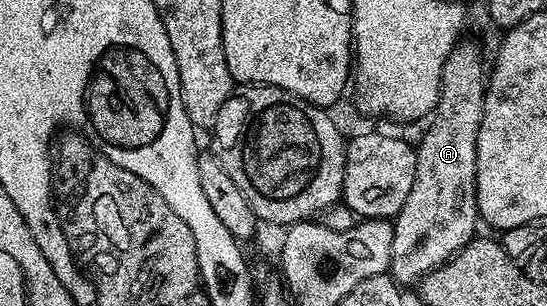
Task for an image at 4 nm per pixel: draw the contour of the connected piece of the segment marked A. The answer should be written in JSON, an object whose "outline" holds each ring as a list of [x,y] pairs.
{"outline":[[[460,42],[443,67],[441,96],[429,128],[416,144],[415,181],[403,209],[392,220],[391,274],[398,284],[420,280],[449,262],[474,238],[477,213],[477,134],[485,112],[487,67],[473,43]]]}

